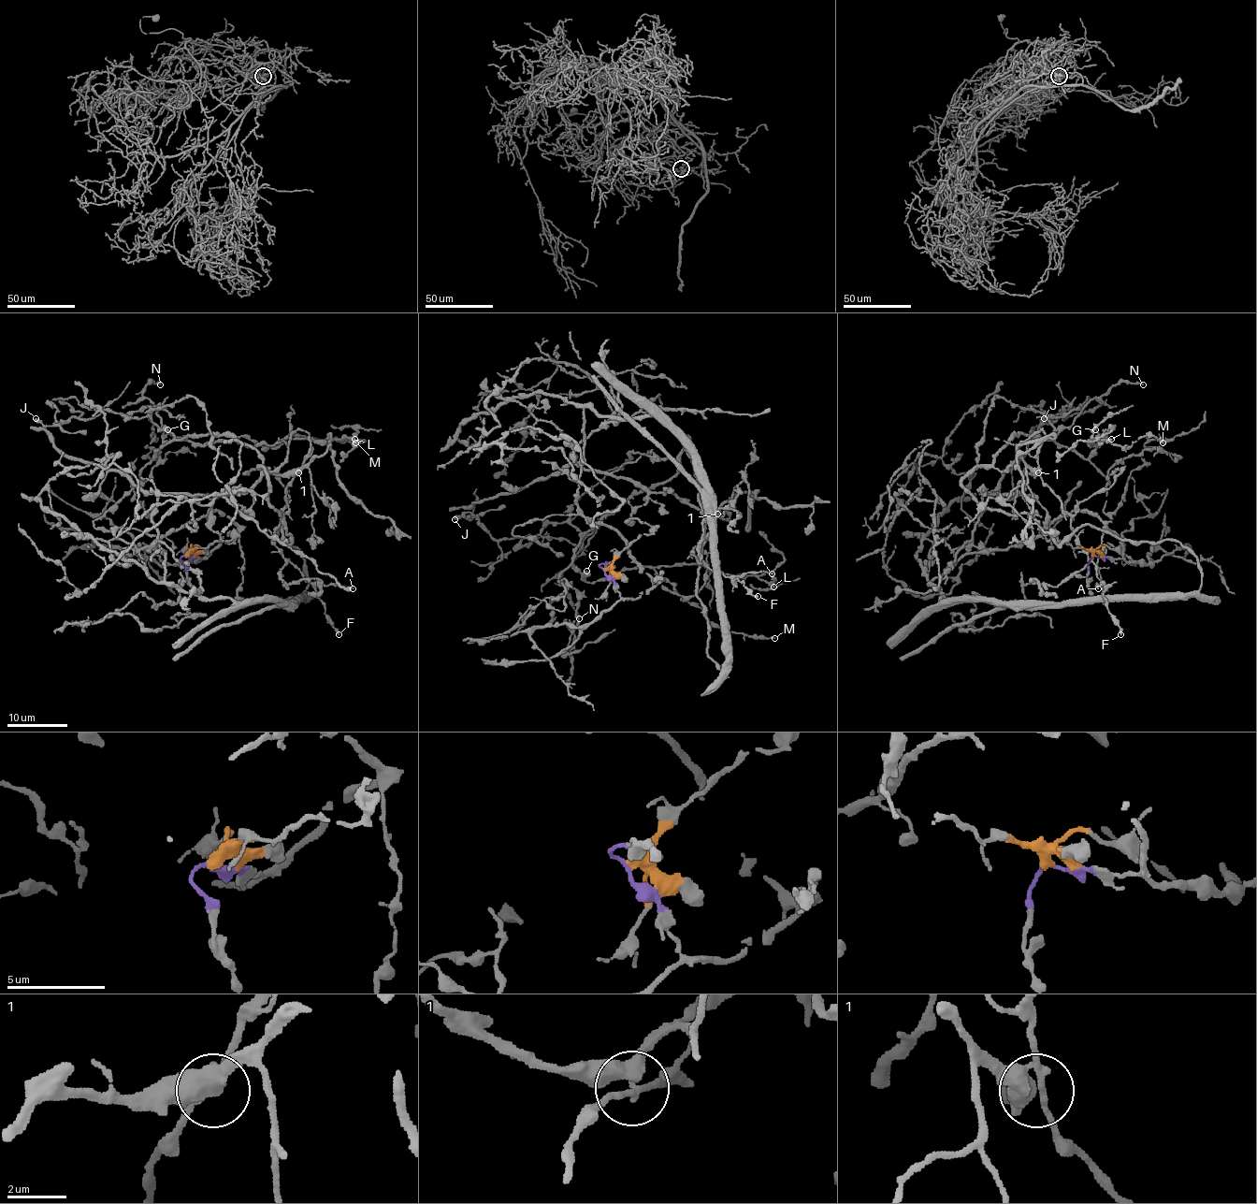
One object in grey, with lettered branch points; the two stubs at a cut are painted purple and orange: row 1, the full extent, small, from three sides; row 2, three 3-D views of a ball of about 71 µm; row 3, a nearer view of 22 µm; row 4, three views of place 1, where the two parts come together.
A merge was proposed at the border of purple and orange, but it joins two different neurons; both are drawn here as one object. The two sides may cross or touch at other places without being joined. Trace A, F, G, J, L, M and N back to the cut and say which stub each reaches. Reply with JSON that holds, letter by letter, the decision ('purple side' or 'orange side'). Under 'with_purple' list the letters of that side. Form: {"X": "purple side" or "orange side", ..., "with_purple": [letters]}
{"A": "purple side", "F": "purple side", "G": "purple side", "J": "purple side", "L": "purple side", "M": "purple side", "N": "purple side", "with_purple": ["A", "F", "G", "J", "L", "M", "N"]}

